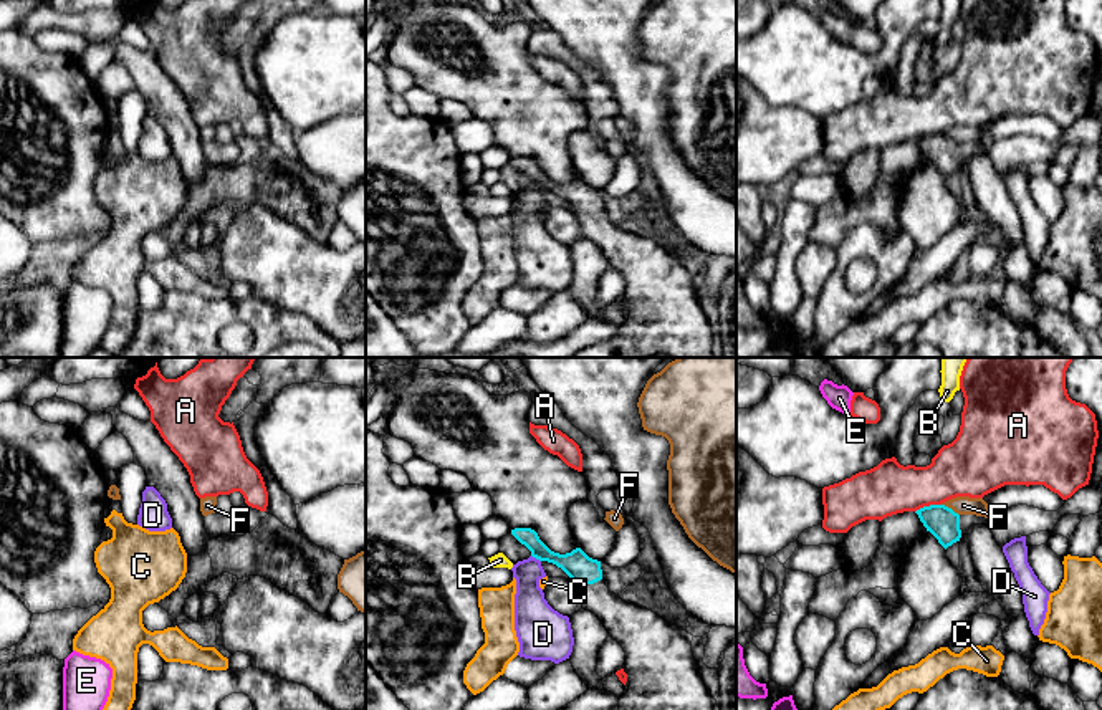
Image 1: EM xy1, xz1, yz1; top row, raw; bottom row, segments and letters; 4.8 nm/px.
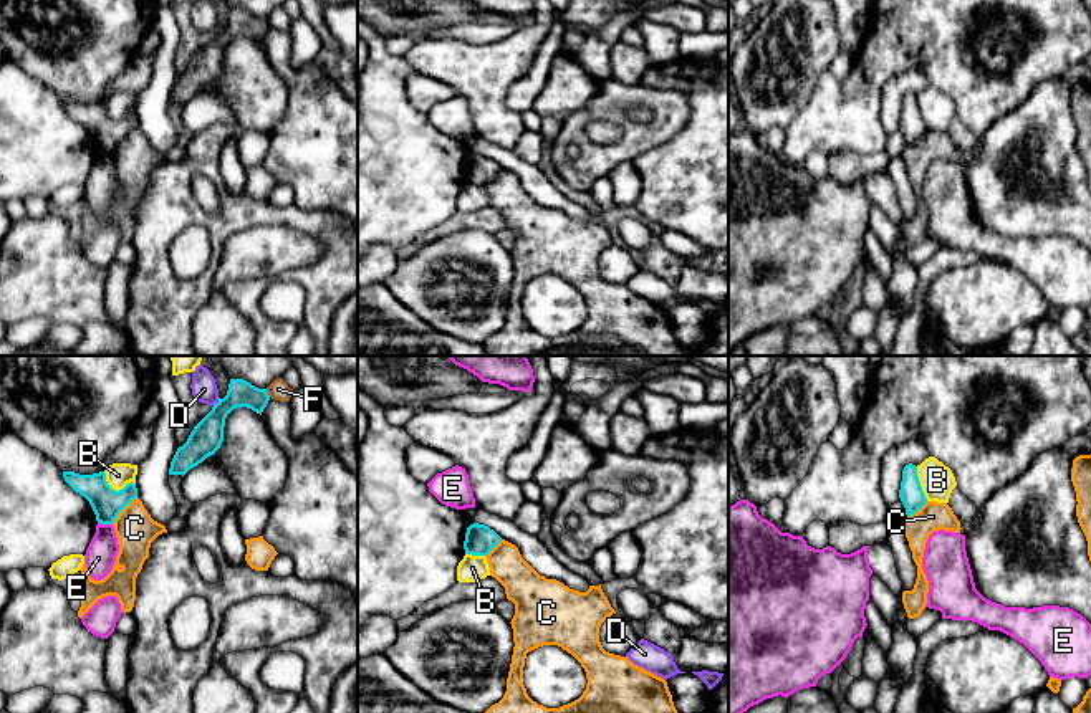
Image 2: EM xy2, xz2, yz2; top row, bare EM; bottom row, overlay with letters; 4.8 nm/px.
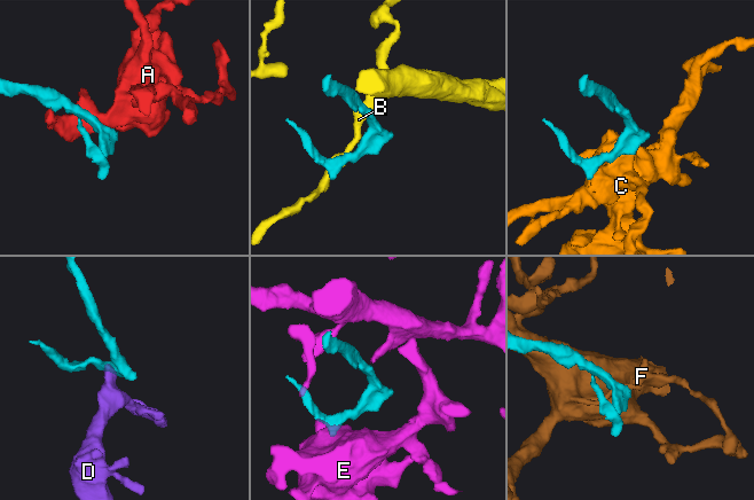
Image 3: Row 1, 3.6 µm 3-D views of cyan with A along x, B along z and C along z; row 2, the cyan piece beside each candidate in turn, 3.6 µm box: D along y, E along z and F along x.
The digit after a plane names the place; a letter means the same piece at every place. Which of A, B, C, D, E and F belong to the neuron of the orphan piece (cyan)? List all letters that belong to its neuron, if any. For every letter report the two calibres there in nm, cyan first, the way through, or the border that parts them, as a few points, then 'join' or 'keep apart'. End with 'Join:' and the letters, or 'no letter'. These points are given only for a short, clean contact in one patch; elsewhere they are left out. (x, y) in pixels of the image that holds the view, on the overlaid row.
A: 160/280 nm | keep apart
B: 150/120 nm | along xy2 (103, 472), (108, 483), (116, 490), (131, 482), (134, 485) | keep apart
C: 150/200 nm | along xy2 (136, 497), (111, 523) | keep apart
D: 140/170 nm | along xz1 (531, 555), (540, 561) | keep apart
E: 150/150 nm | keep apart
F: 160/100 nm | along yz1 (942, 503), (958, 515) | keep apart
Join: no letter

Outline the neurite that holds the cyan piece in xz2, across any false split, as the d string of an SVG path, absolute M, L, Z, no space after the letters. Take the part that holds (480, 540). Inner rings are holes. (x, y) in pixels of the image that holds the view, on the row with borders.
M473 523L467 528L464 549L465 554L487 556L502 538L485 524Z

